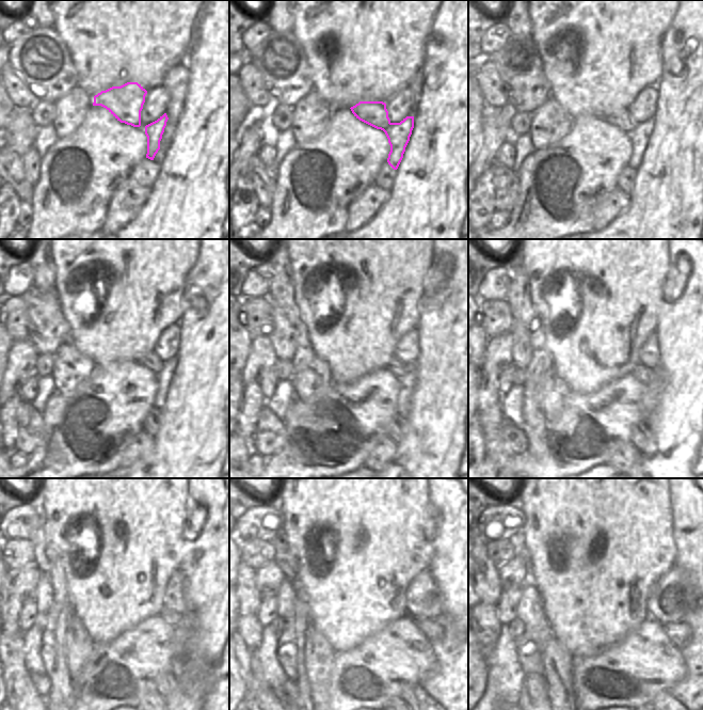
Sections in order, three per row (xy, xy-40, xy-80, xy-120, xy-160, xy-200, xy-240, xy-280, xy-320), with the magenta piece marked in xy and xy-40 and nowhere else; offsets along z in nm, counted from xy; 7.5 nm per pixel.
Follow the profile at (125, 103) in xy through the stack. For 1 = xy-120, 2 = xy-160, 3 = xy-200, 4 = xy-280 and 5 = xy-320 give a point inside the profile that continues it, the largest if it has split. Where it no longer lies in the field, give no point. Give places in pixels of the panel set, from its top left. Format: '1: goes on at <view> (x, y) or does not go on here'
1: goes on at xy-120 (164, 371)
2: goes on at xy-160 (405, 373)
3: goes on at xy-200 (654, 380)
4: goes on at xy-280 (434, 629)
5: goes on at xy-320 (680, 633)

